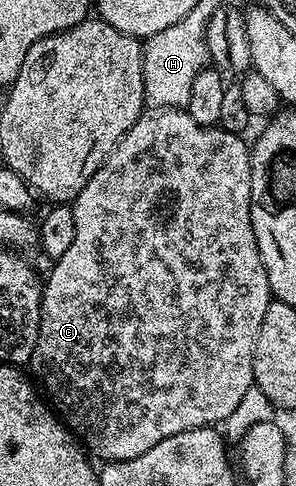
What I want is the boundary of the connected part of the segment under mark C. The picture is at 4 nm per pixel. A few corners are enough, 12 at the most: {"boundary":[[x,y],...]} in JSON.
{"boundary":[[145,113],[29,364],[96,460],[222,424],[273,302],[251,149]]}

